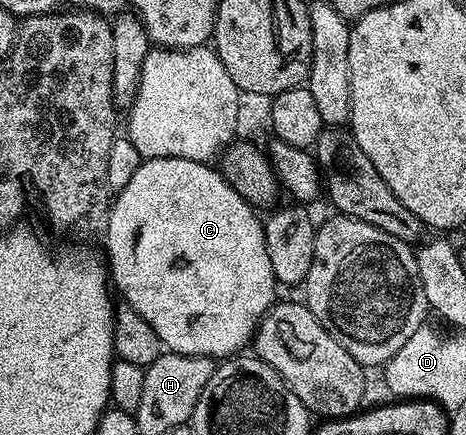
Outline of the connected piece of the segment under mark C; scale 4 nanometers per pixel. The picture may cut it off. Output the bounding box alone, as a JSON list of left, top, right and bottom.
[107,157,277,361]

